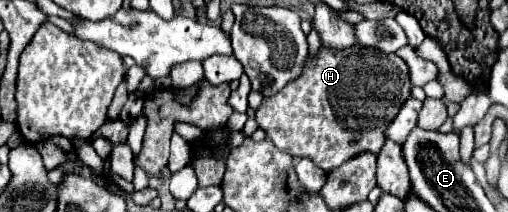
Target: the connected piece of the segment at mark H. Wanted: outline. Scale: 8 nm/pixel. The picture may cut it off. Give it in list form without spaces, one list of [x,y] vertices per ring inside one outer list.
[[[350,46],[342,52],[322,48],[316,60],[306,60],[306,72],[298,80],[286,84],[278,96],[264,98],[260,92],[252,90],[248,96],[248,106],[252,110],[260,106],[256,110],[256,122],[278,150],[296,158],[310,158],[318,168],[330,172],[330,168],[336,168],[362,150],[378,154],[378,148],[382,148],[382,140],[386,138],[386,124],[390,124],[390,120],[398,114],[398,108],[404,104],[404,100],[410,98],[410,86],[408,64],[396,54],[384,54],[376,48],[364,46]]]

